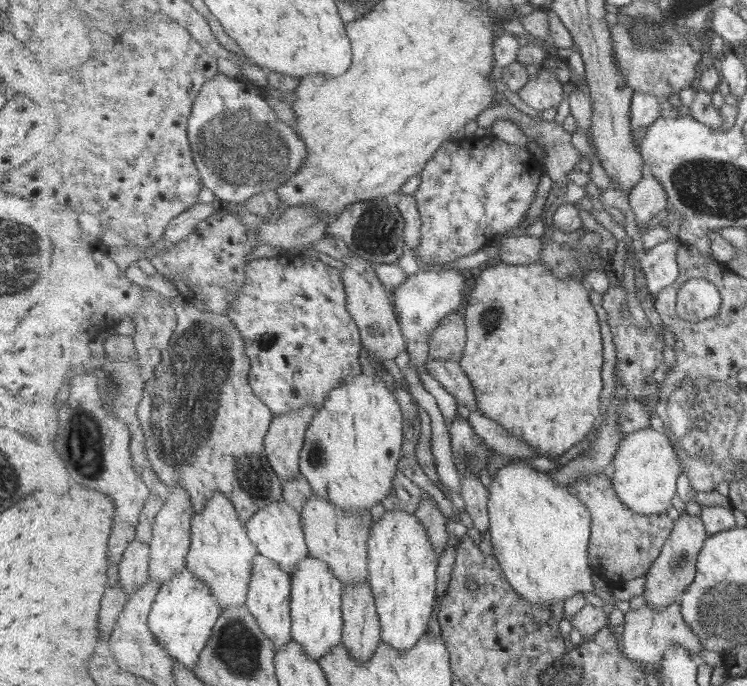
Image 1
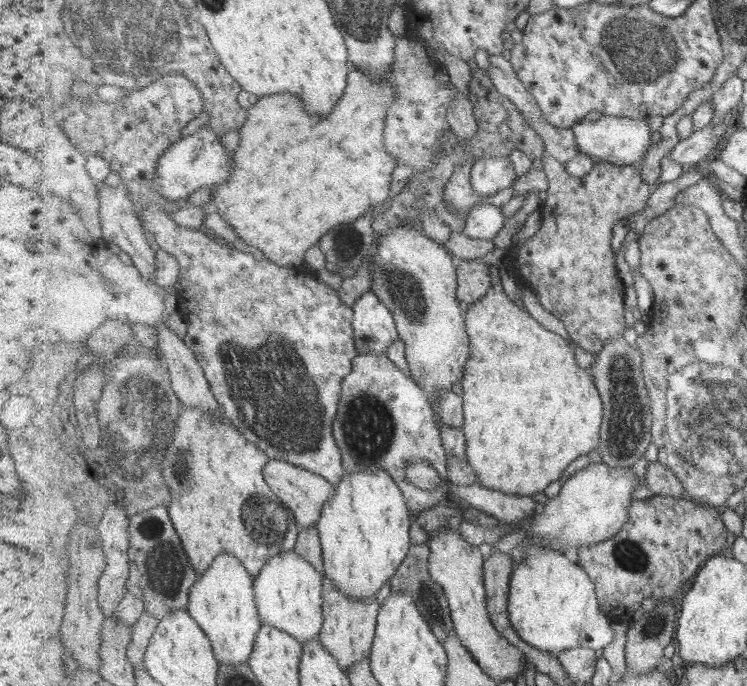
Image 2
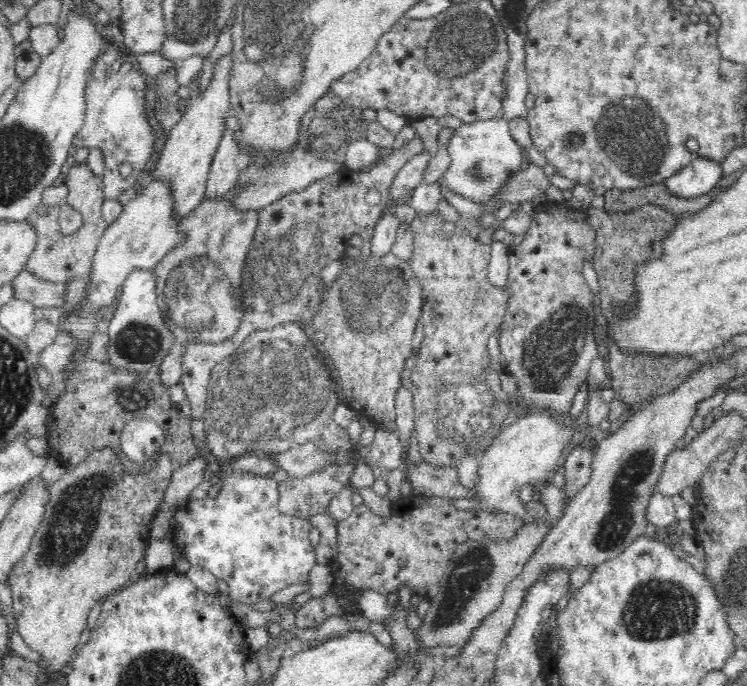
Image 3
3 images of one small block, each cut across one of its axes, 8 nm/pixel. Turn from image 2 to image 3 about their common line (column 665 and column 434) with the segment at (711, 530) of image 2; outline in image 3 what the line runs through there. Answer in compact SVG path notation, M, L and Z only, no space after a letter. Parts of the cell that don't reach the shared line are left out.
M412 494L410 496L406 496L404 499L404 524L390 524L390 520L392 518L378 518L376 514L372 514L372 510L366 506L366 504L360 504L360 506L356 506L352 509L352 512L349 513L349 516L342 520L337 524L338 531L338 556L336 556L336 561L333 563L334 567L334 577L335 582L333 588L324 596L320 596L320 598L313 598L306 601L302 606L298 607L298 610L294 613L295 615L295 626L300 629L315 629L319 627L322 623L327 621L327 618L331 616L352 616L358 615L358 606L356 606L361 594L364 592L368 592L368 590L374 590L378 592L384 597L388 596L390 592L399 591L399 588L402 586L406 586L408 590L410 590L410 594L419 595L422 598L431 599L437 595L441 586L441 580L444 578L444 574L446 572L446 568L448 568L448 563L451 561L452 556L454 556L454 552L456 552L456 548L460 546L460 544L464 544L464 542L472 541L472 542L484 542L484 540L489 540L489 542L495 542L495 544L502 544L502 542L510 542L516 534L518 534L518 530L522 530L522 526L524 526L525 522L521 517L518 516L506 516L502 513L490 513L482 511L482 513L477 514L476 512L464 512L464 510L458 510L448 499L443 499L442 497L434 497L427 496L426 494Z

